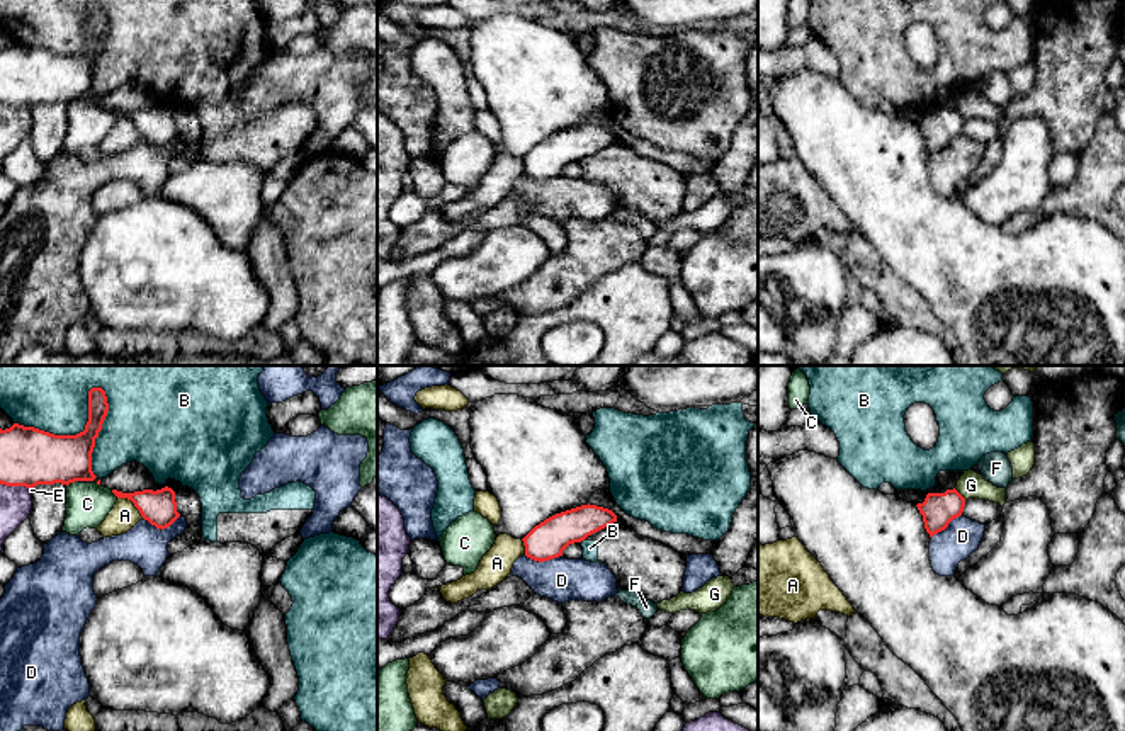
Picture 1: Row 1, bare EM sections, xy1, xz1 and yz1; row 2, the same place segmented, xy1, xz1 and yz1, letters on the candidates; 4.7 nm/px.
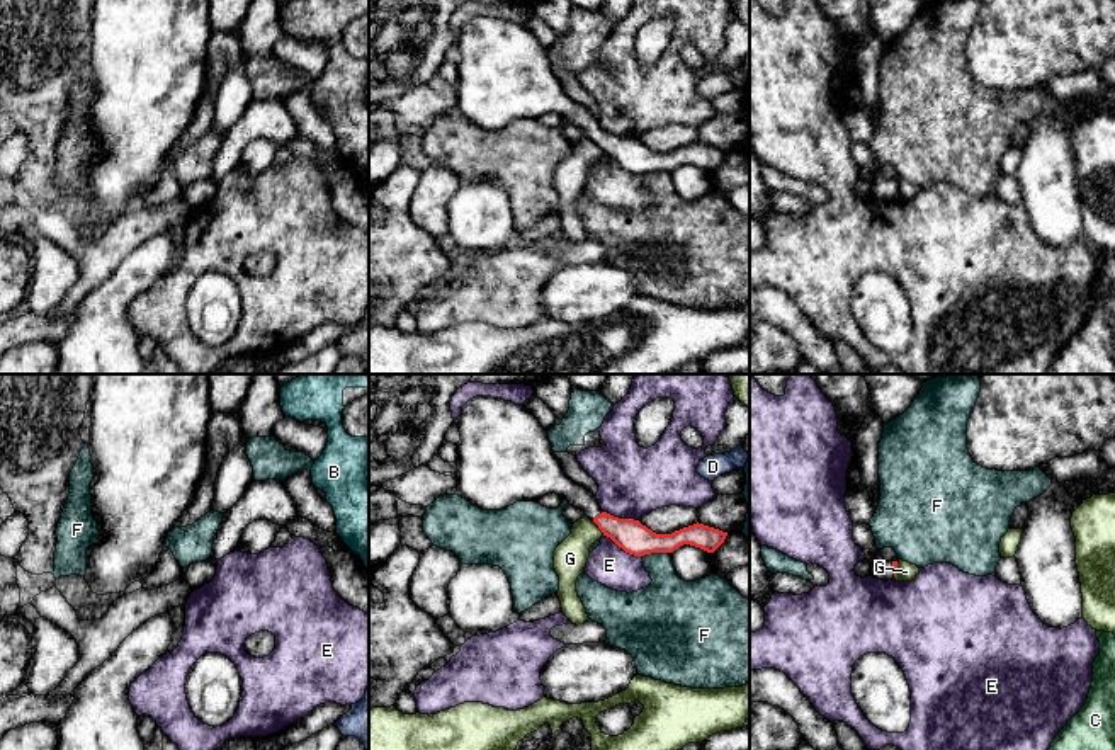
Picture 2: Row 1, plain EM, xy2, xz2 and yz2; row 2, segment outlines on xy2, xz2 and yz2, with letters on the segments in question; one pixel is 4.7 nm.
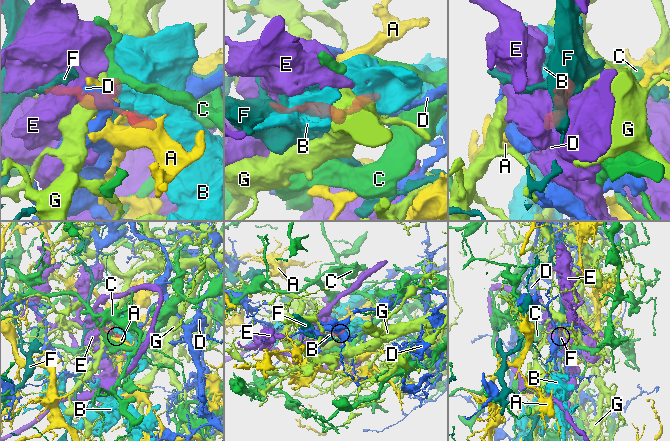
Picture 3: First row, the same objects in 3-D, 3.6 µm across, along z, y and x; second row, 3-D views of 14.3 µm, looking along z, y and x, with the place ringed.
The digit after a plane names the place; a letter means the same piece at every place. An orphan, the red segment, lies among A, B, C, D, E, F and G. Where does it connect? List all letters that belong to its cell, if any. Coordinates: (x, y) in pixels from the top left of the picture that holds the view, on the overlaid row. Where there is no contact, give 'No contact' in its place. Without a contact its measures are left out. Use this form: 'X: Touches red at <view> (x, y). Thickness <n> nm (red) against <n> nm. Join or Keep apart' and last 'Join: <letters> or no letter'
A: Touches red at xy1 (133, 502). Thickness 160 nm (red) against 140 nm. Keep apart
B: Touches red at xy1 (89, 393). Thickness 120 nm (red) against 460 nm. Keep apart
C: Touches red at xy1 (72, 481). Thickness 280 nm (red) against 200 nm. Keep apart
D: Touches red at xz1 (542, 560). Thickness 180 nm (red) against 200 nm. Keep apart
E: Touches red at xz2 (622, 548). Thickness 150 nm (red) against 190 nm. Keep apart
F: Touches red at xz2 (655, 551). Thickness 150 nm (red) against 240 nm. Keep apart
G: Touches red at xz2 (599, 528). Thickness 150 nm (red) against 160 nm. Keep apart
Join: no letter

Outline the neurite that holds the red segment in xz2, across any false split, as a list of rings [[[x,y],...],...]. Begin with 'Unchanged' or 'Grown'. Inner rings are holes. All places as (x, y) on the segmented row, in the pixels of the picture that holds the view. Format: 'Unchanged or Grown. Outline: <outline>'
Grown. Outline: [[[476,396],[462,406],[461,415],[454,422],[461,432],[456,495],[483,510],[496,512],[517,502],[537,502],[544,495],[556,493],[569,505],[581,509],[598,526],[603,536],[634,556],[673,553],[683,544],[714,553],[727,536],[727,532],[699,522],[671,534],[656,534],[639,520],[619,519],[603,512],[593,493],[566,476],[552,451],[547,430],[524,405],[515,405],[501,398]]]

